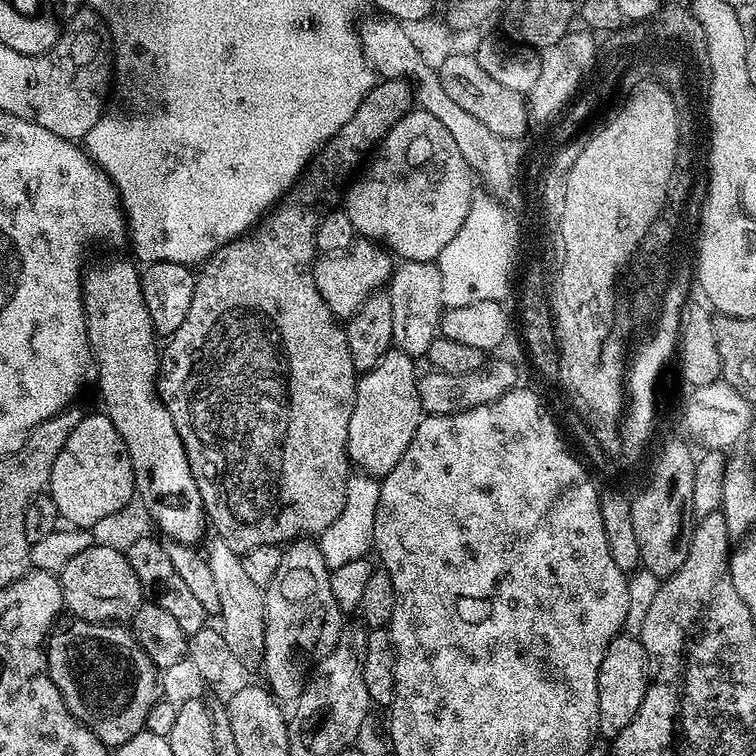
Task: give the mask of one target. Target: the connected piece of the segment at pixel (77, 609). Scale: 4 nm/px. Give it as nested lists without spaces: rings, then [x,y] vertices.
[[[94,543],[91,548],[74,554],[58,575],[64,608],[72,611],[71,615],[78,620],[89,620],[95,624],[128,622],[145,599],[138,574],[130,570],[127,555],[118,549],[111,549],[110,546]]]

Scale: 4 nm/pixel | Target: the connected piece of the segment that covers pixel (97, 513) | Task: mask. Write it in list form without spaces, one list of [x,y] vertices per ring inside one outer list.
[[[85,415],[84,420],[70,430],[70,438],[66,438],[62,454],[54,461],[54,470],[48,479],[47,491],[54,506],[58,506],[60,520],[69,520],[67,523],[73,529],[90,530],[102,518],[131,503],[135,490],[132,463],[118,430],[114,430],[108,416]]]

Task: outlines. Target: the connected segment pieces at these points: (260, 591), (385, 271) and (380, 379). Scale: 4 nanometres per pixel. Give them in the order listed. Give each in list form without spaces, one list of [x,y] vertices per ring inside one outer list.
[[[212,534],[207,537],[208,550],[206,557],[209,562],[212,577],[218,589],[219,605],[218,627],[222,638],[226,638],[226,646],[234,653],[237,662],[243,660],[259,661],[264,655],[264,589],[257,586],[253,580],[246,575],[246,569],[240,561],[241,553],[230,550],[222,538]]]
[[[363,238],[357,239],[355,244],[350,246],[348,252],[344,252],[340,256],[321,255],[317,259],[314,268],[314,282],[318,286],[318,294],[322,294],[322,298],[326,302],[326,306],[330,306],[333,316],[337,318],[347,318],[353,316],[361,308],[368,297],[373,292],[383,289],[388,281],[392,278],[392,269],[394,260],[391,255],[381,245]]]
[[[387,352],[369,372],[356,381],[354,410],[348,427],[348,459],[361,473],[382,478],[398,466],[426,413],[418,398],[417,361],[405,352]]]

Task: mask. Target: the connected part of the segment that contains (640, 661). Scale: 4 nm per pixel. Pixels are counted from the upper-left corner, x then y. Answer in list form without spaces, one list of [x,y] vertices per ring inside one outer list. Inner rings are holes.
[[[621,634],[606,646],[602,666],[598,670],[598,726],[600,736],[611,738],[617,736],[638,714],[642,698],[648,689],[648,655],[639,636]]]

